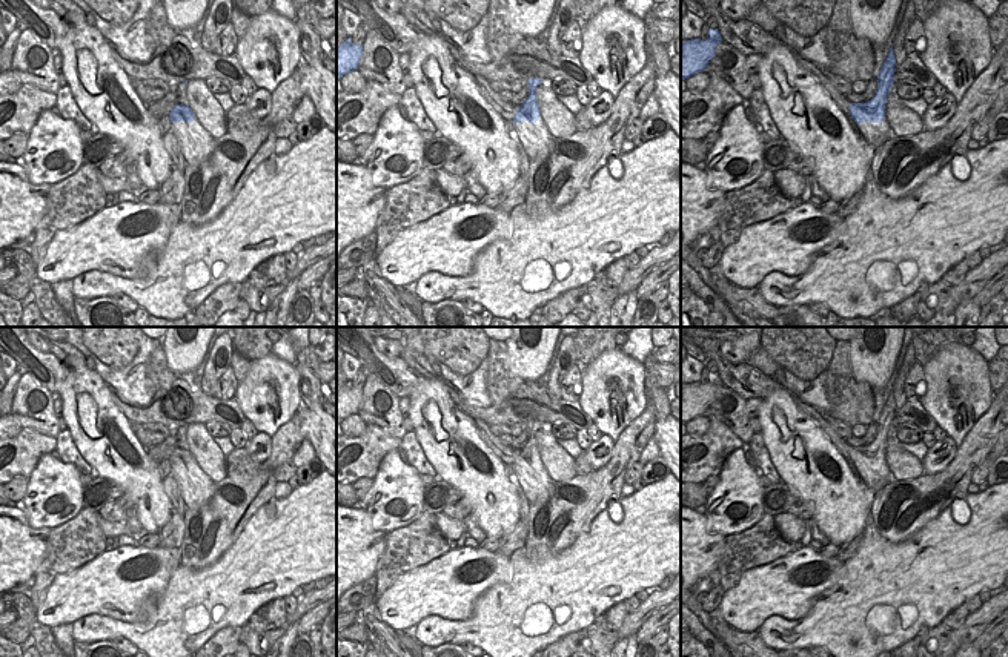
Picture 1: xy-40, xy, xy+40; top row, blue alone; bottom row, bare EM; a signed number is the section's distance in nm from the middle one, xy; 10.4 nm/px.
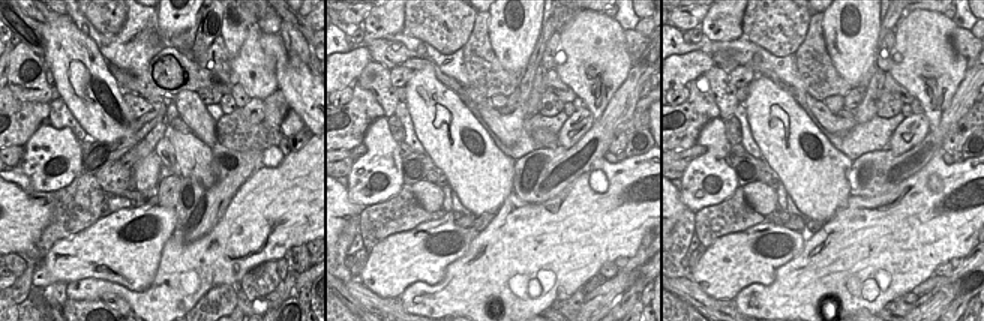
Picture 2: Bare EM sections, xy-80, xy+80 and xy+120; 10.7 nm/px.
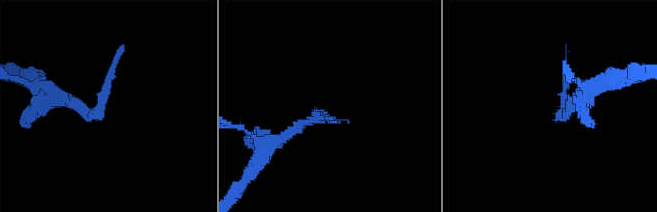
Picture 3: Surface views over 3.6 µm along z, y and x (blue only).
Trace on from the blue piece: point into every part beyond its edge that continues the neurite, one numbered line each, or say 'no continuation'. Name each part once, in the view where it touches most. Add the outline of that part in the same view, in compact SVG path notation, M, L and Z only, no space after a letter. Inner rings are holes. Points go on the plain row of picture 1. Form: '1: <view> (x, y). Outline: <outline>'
1: xy+40 (876, 478). Outline: M885 461L880 467L865 465L856 470L860 480L876 493L887 487L890 482L893 482L890 468Z

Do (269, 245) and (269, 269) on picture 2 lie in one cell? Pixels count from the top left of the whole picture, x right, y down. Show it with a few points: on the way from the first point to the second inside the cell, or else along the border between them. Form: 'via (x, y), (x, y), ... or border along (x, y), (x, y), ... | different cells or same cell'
border along (276, 260), (257, 264), (240, 281) | different cells

